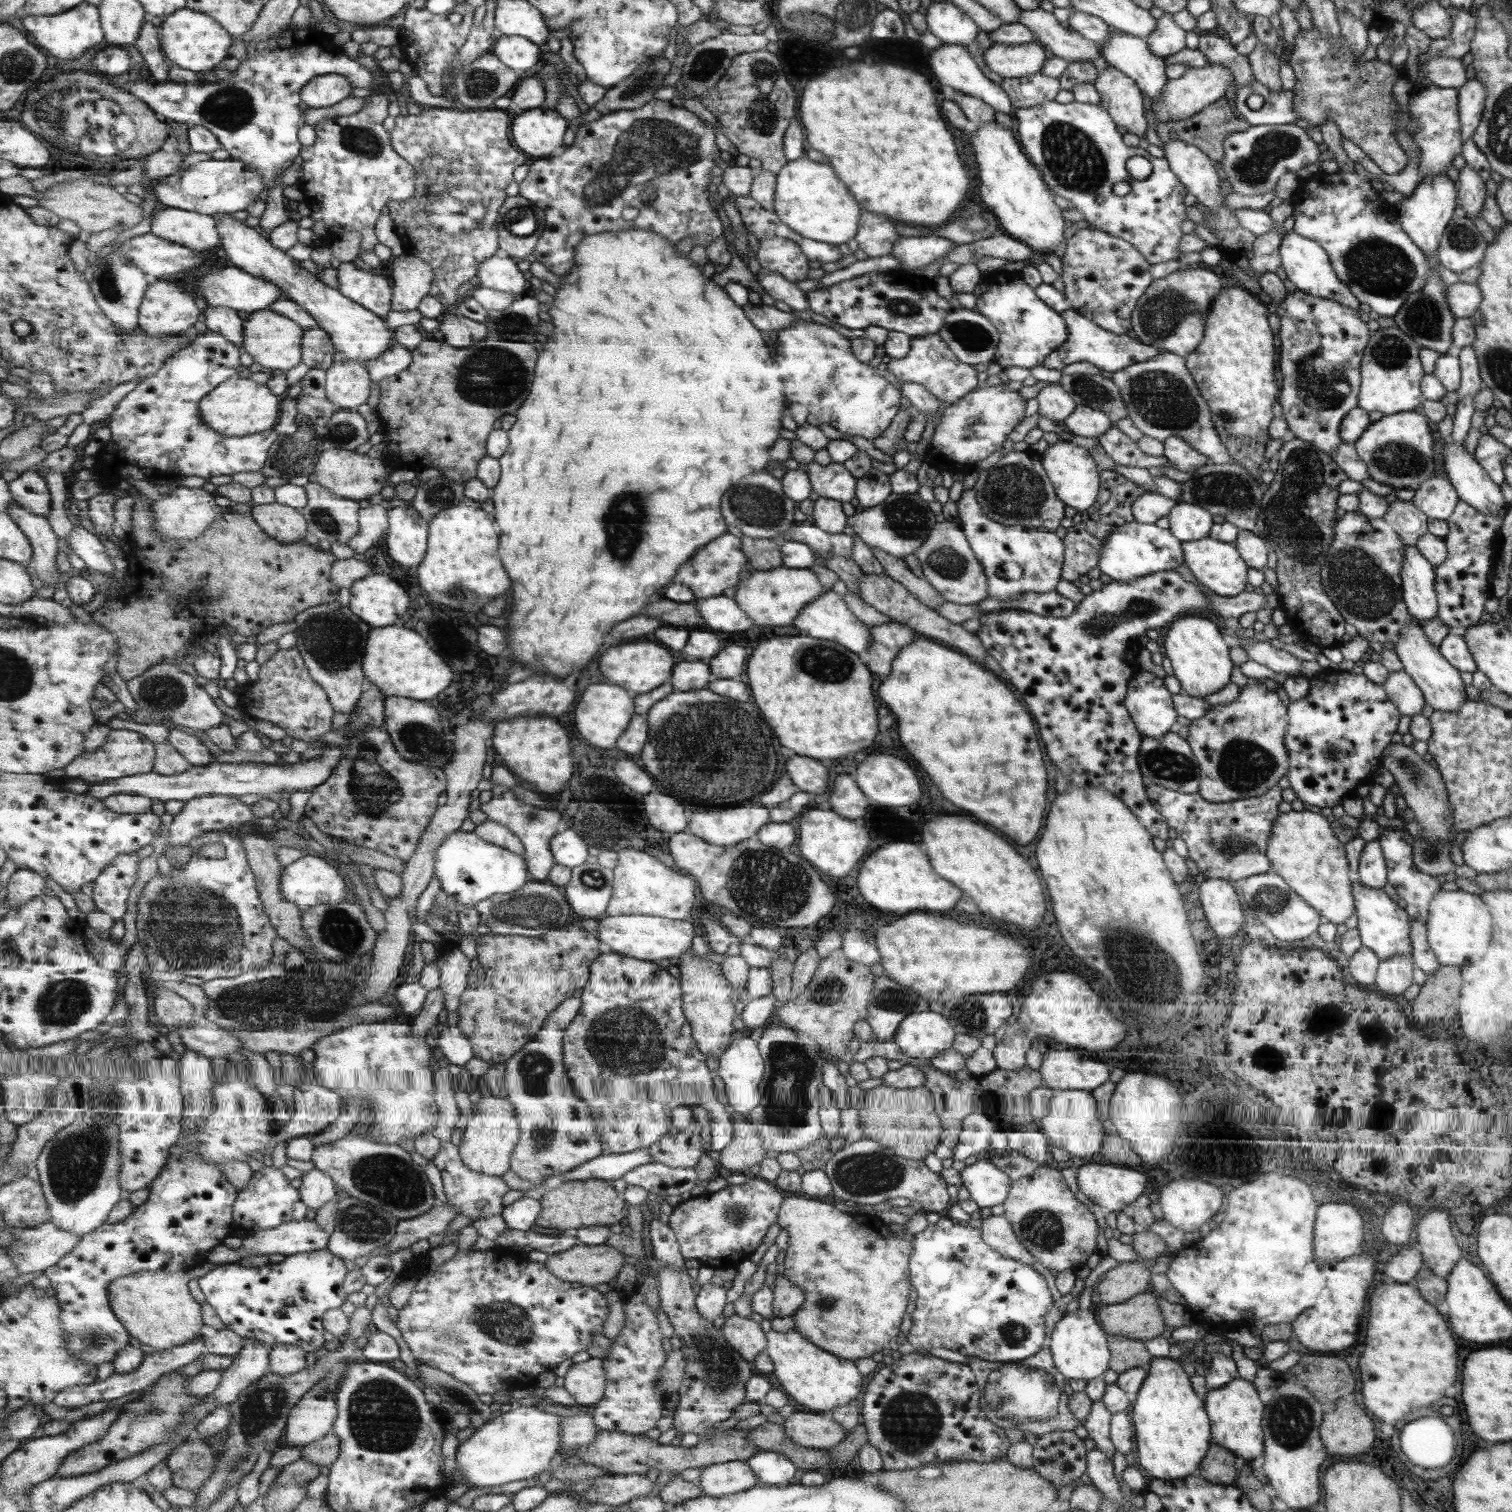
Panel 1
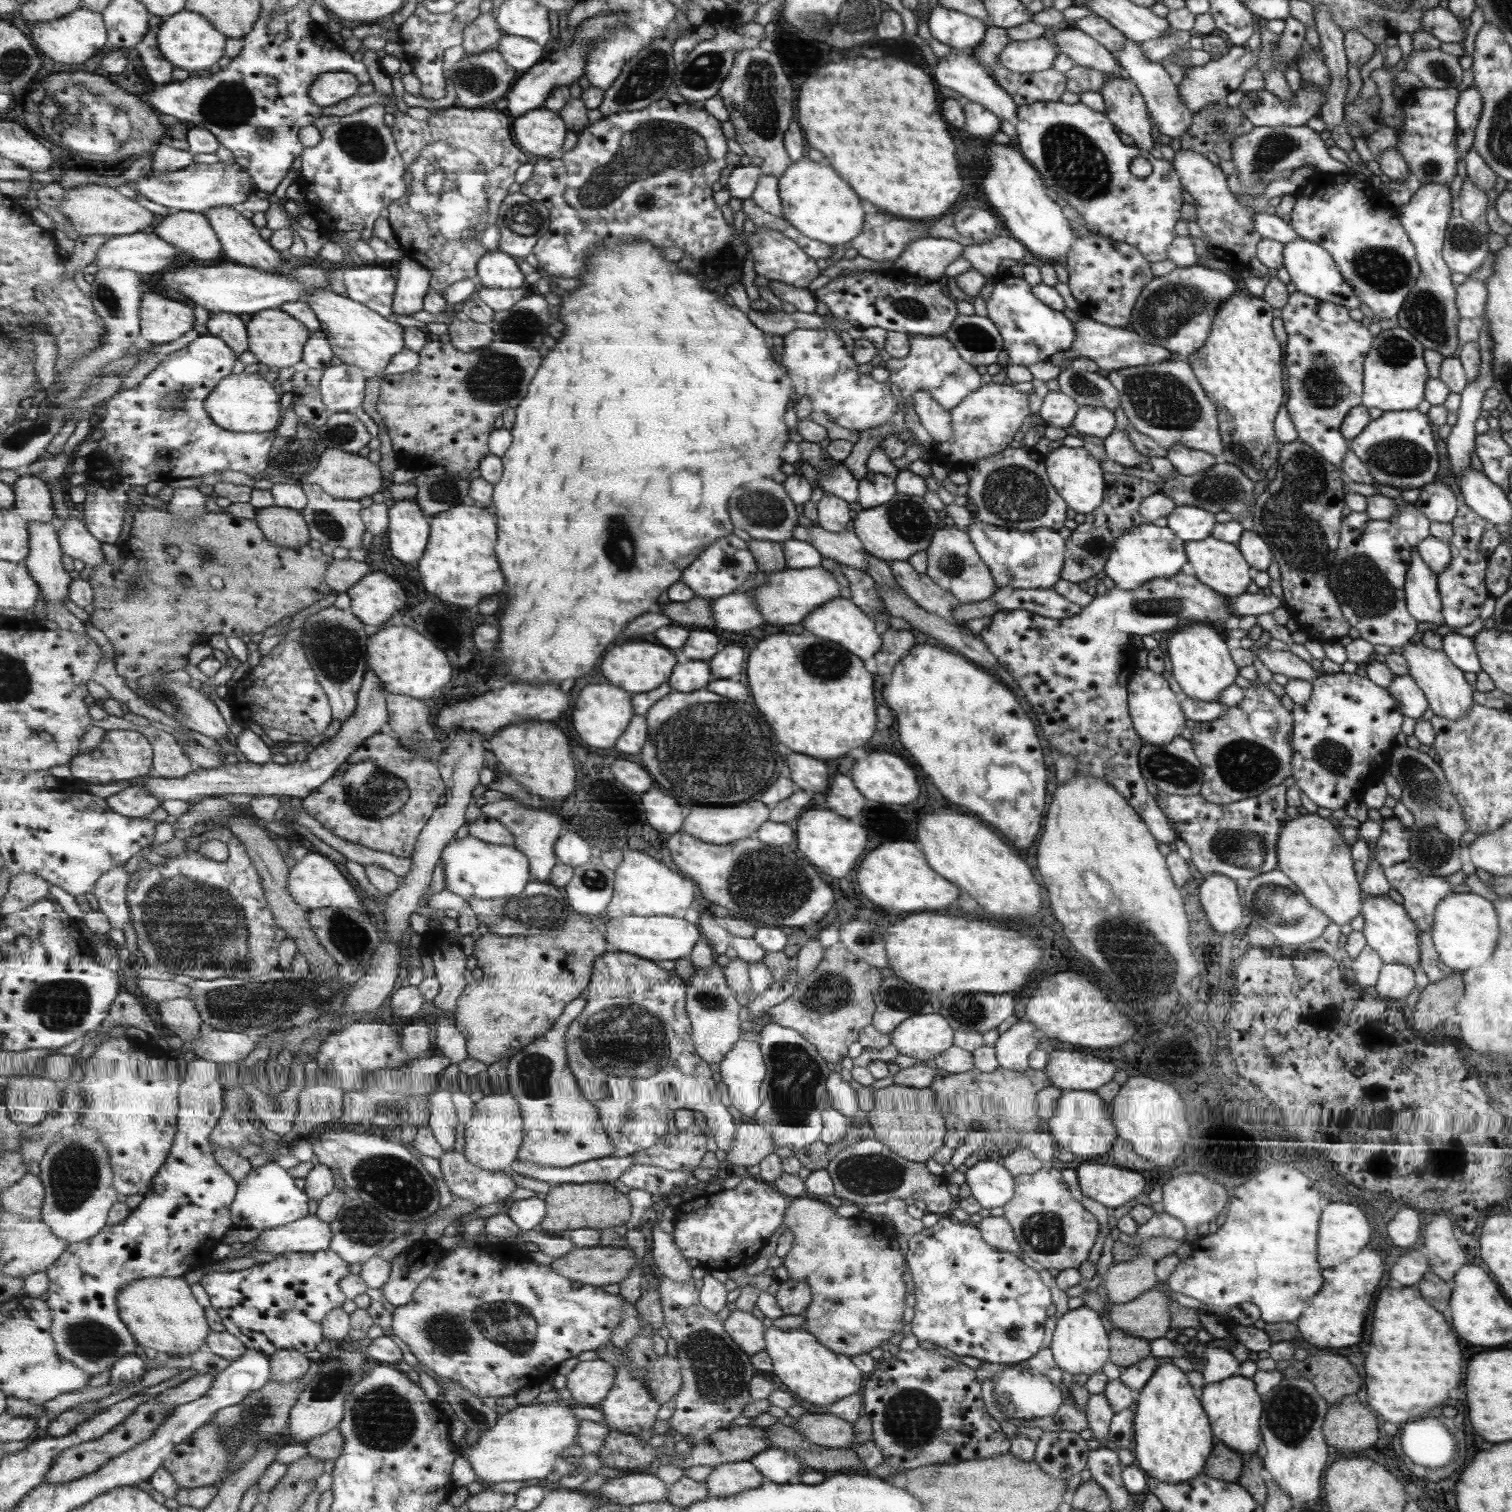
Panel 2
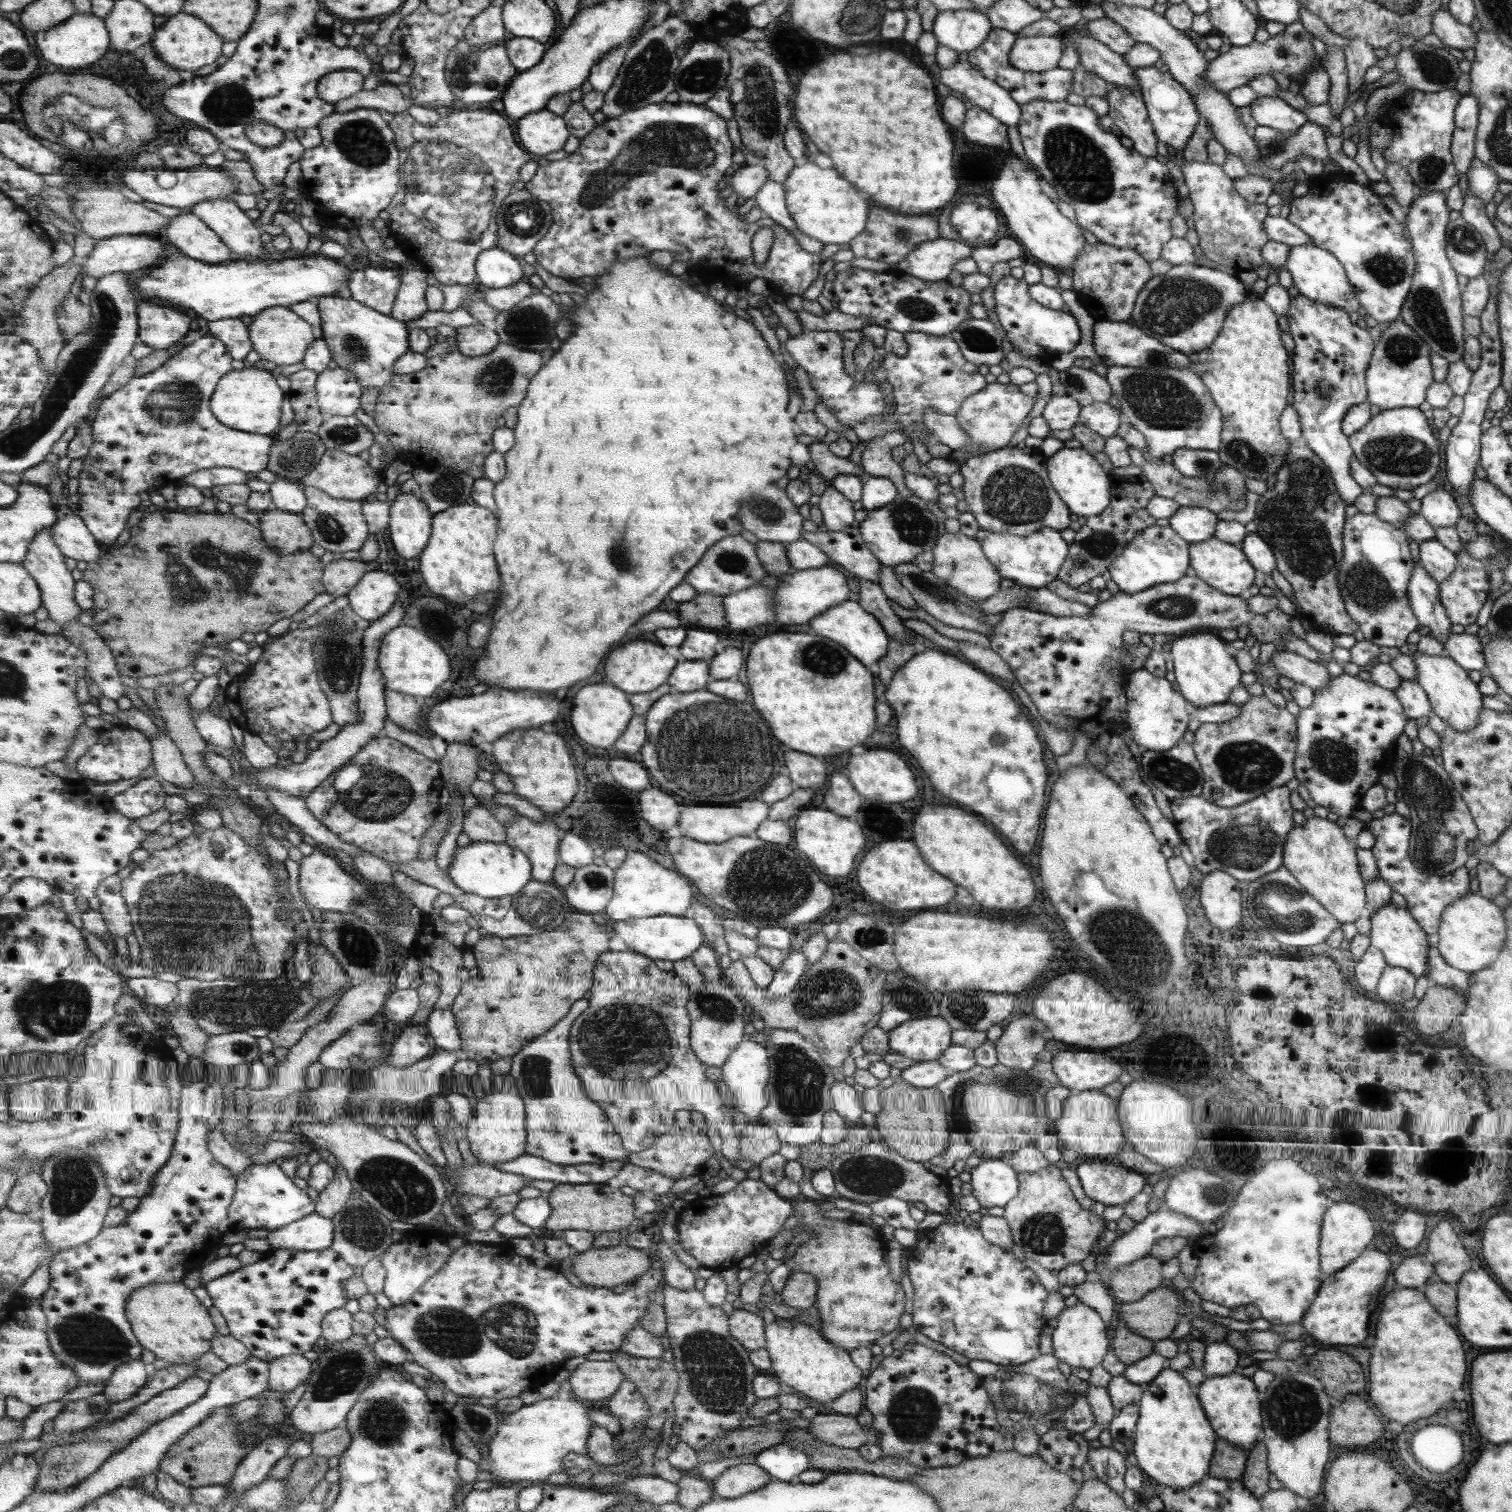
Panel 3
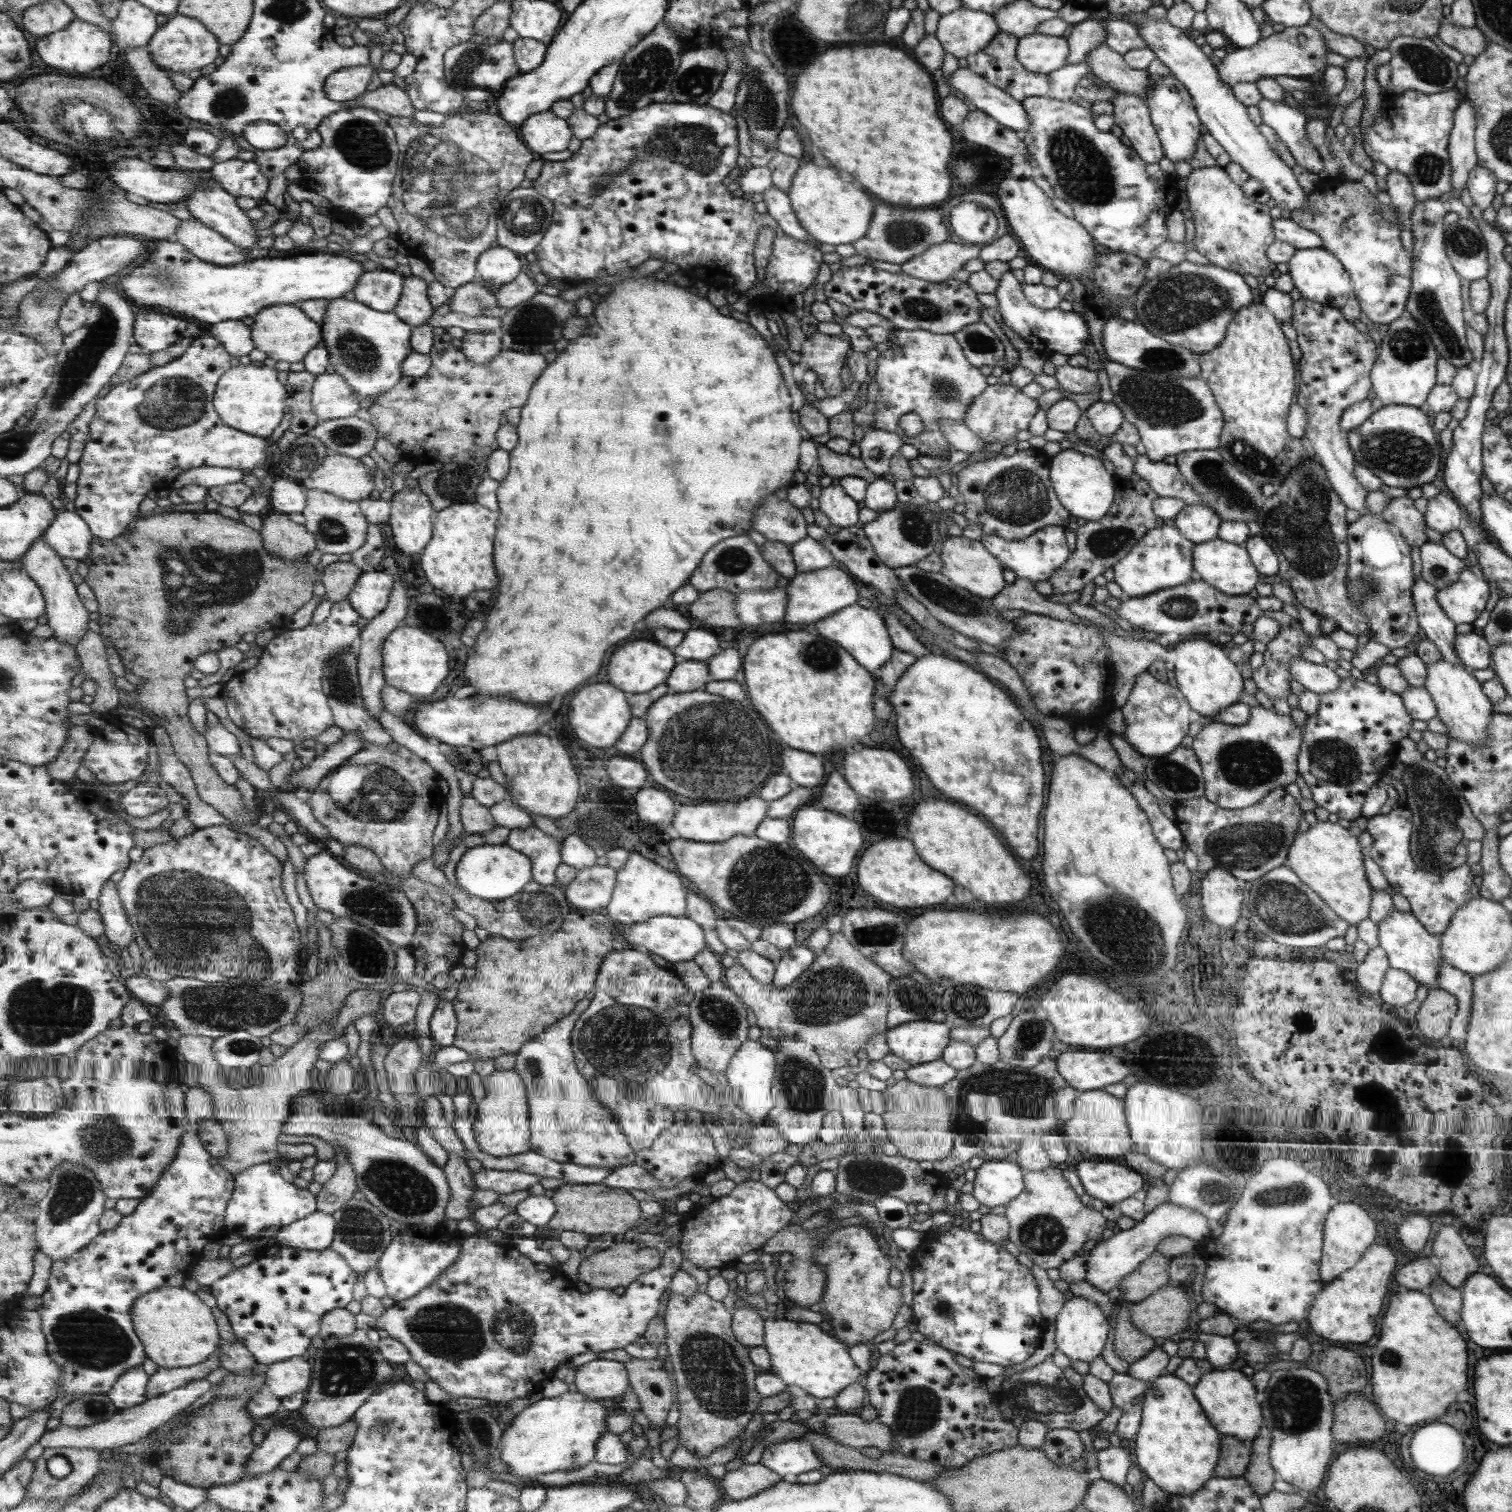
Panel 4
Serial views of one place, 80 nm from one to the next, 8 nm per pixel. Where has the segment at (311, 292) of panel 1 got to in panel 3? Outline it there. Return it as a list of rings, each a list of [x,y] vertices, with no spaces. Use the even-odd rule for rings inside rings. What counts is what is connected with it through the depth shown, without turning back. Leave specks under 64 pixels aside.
[[[231,196],[201,203],[192,213],[212,228],[243,261],[260,260],[267,254],[269,247],[263,244],[255,221],[235,204]],[[336,295],[318,299],[324,339],[331,349],[337,366],[355,372],[364,388],[383,389],[394,377],[394,366],[404,352],[411,350],[410,328],[406,322],[385,316],[355,299]]]

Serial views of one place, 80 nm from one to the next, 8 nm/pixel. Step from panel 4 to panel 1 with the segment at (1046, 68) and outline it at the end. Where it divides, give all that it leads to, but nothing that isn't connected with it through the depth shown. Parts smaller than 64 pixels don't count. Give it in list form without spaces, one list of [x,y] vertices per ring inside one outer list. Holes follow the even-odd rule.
[[[1035,40],[1025,44],[994,44],[983,54],[983,64],[1001,79],[1035,75],[1048,59],[1044,46]]]

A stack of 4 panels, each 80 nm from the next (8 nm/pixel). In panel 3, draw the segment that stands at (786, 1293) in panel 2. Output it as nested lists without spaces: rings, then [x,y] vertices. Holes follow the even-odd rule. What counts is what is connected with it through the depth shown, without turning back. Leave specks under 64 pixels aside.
[[[790,1272],[781,1290],[782,1304],[789,1309],[803,1311],[815,1303],[816,1284],[814,1278],[804,1272]]]

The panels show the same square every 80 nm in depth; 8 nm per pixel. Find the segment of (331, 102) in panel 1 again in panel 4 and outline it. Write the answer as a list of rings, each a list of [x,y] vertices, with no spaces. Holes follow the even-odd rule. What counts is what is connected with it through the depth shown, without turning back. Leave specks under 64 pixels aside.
[[[358,66],[339,70],[327,78],[327,97],[334,102],[346,104],[355,101],[367,92],[374,73],[378,73],[379,66]]]

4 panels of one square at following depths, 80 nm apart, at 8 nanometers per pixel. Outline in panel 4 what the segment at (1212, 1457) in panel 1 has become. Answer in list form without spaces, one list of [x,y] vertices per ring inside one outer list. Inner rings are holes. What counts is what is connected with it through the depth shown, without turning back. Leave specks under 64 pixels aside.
[[[1221,1435],[1220,1452],[1214,1468],[1215,1477],[1243,1477],[1250,1462],[1250,1449],[1237,1437]]]

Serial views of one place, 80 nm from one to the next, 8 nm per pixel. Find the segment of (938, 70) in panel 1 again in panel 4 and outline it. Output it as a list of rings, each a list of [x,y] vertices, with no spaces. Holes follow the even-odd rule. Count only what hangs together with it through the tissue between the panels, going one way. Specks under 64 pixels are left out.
[[[958,68],[951,72],[947,83],[967,104],[972,104],[976,110],[1003,127],[1015,133],[1027,132],[1030,127],[1030,116],[1022,108],[1021,102],[1015,101],[1007,92],[995,88],[985,77],[977,76],[970,69]]]

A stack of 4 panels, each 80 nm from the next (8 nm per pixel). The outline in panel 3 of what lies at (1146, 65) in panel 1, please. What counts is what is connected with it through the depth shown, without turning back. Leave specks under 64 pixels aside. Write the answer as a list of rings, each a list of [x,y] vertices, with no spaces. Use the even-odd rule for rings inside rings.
[[[1153,65],[1135,68],[1133,75],[1137,79],[1142,100],[1145,102],[1154,136],[1165,144],[1172,154],[1178,155],[1185,148],[1187,138],[1199,122],[1199,116],[1190,95],[1167,72],[1159,72]]]

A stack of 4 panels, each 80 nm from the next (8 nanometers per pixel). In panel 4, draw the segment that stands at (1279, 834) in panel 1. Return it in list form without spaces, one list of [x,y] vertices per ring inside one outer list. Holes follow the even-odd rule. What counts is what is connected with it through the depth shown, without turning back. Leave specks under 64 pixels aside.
[[[1317,822],[1305,832],[1294,836],[1286,859],[1297,878],[1321,898],[1341,920],[1355,926],[1367,916],[1372,889],[1366,879],[1364,859],[1357,836],[1353,836],[1337,823]]]

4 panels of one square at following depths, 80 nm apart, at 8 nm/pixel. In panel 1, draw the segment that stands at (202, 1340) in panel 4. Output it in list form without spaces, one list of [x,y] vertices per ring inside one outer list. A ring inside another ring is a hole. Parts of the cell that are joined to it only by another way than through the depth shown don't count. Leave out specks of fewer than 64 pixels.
[[[207,1261],[205,1264],[188,1271],[141,1271],[114,1280],[109,1286],[110,1303],[113,1313],[125,1325],[131,1336],[137,1338],[141,1343],[154,1347],[156,1350],[167,1350],[176,1346],[183,1346],[201,1336],[201,1328],[205,1326],[202,1304],[195,1300],[195,1296],[189,1290],[189,1282],[193,1279],[199,1280],[205,1276],[217,1264]]]

